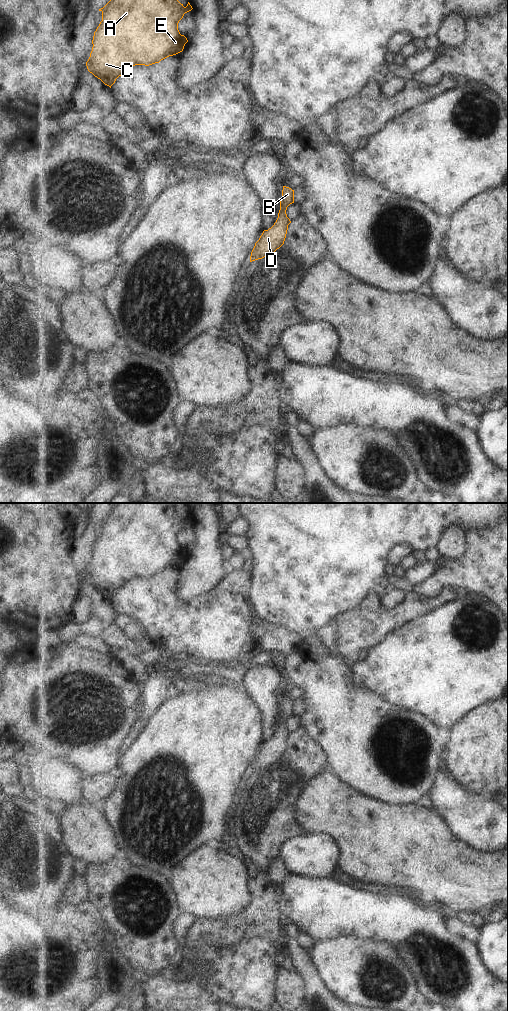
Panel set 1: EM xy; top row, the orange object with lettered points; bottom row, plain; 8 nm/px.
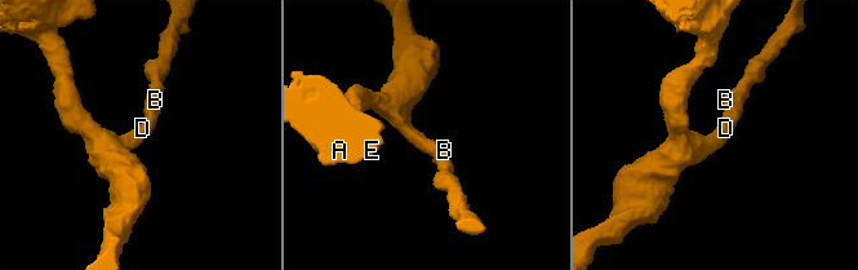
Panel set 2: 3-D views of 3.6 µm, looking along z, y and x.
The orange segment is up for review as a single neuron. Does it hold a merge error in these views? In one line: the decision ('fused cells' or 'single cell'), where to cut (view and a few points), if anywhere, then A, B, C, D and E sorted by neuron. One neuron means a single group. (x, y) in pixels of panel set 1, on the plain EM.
single cell; cut none; groups A B C D E

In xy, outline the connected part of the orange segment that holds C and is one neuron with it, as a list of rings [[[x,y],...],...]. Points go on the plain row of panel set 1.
[[[116,503],[112,511],[99,521],[102,533],[94,544],[92,563],[86,574],[88,583],[111,600],[116,591],[132,578],[149,578],[182,564],[188,552],[180,546],[178,535],[192,521],[189,514],[184,519],[176,511],[174,503]]]

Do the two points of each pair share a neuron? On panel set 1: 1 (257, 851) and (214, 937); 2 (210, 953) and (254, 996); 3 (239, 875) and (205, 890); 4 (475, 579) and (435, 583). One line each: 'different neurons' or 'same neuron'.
1: same neuron
2: same neuron
3: same neuron
4: same neuron

